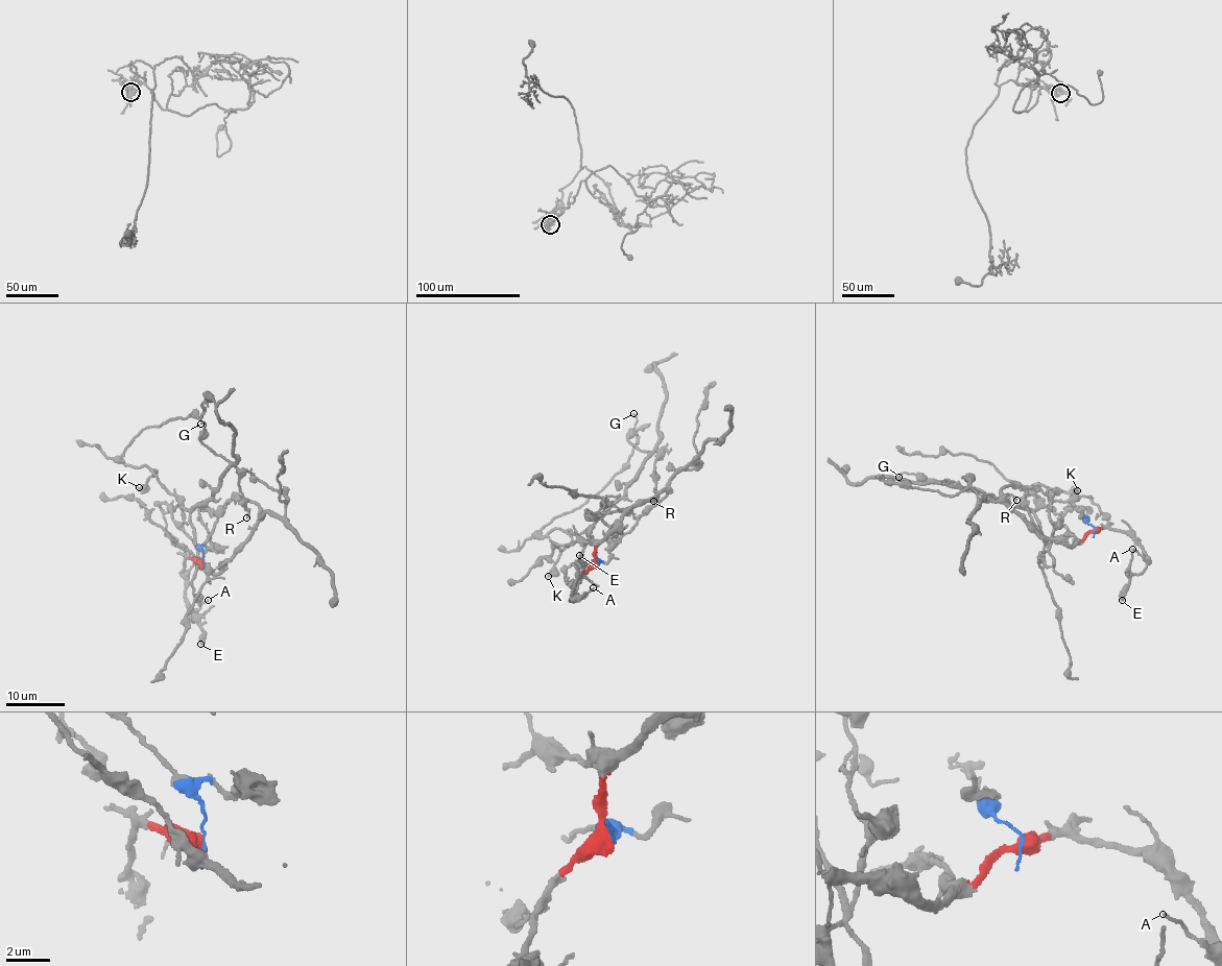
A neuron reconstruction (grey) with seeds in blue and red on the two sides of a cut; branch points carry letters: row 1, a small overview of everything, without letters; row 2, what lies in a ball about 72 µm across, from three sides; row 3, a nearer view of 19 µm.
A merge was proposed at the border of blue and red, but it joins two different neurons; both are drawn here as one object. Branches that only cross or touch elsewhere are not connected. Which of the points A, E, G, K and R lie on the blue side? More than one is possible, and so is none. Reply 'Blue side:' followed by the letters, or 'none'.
Blue side: G, K, R

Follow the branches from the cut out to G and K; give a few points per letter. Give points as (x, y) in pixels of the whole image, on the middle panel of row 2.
G: (598, 563), (577, 560), (598, 520), (621, 497), (650, 453), (628, 439), (636, 423), (632, 413)
K: (598, 563), (576, 561), (589, 534), (569, 530), (571, 542), (548, 576)

